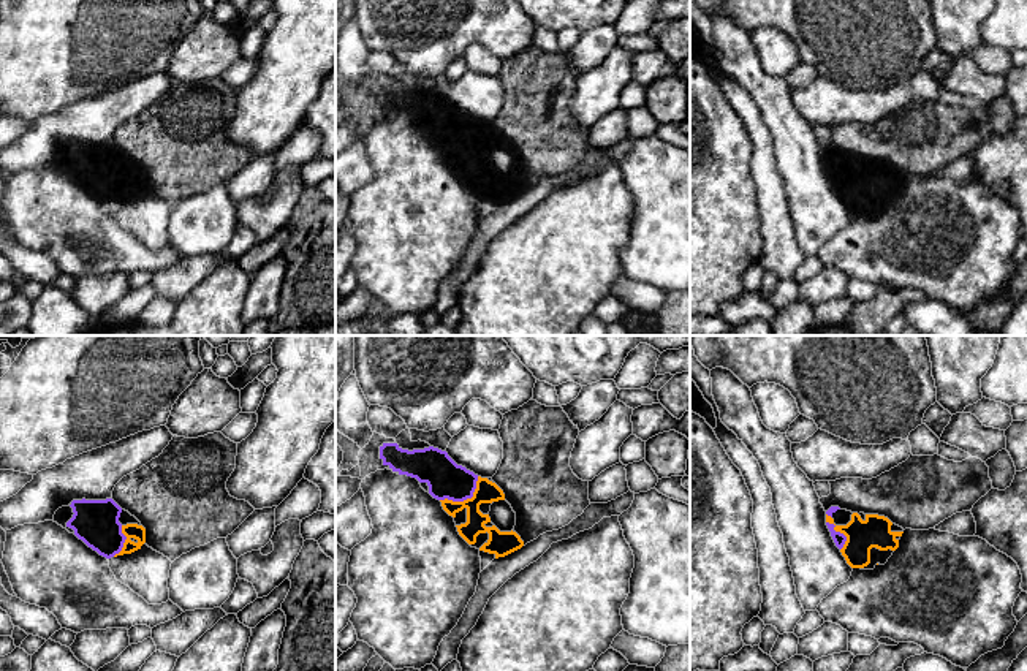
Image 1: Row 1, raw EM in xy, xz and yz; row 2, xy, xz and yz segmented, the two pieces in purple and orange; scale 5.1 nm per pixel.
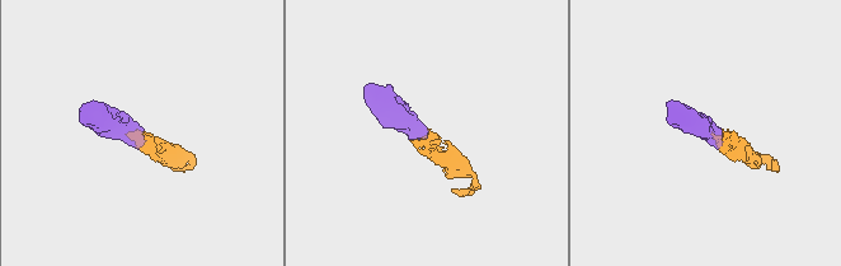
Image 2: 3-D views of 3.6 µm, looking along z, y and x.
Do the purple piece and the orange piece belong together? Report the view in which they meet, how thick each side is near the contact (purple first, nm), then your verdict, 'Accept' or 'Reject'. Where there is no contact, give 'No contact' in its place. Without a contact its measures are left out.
Touches purple in xz. Thickness 190 nm (purple) against 120 nm. Accept

